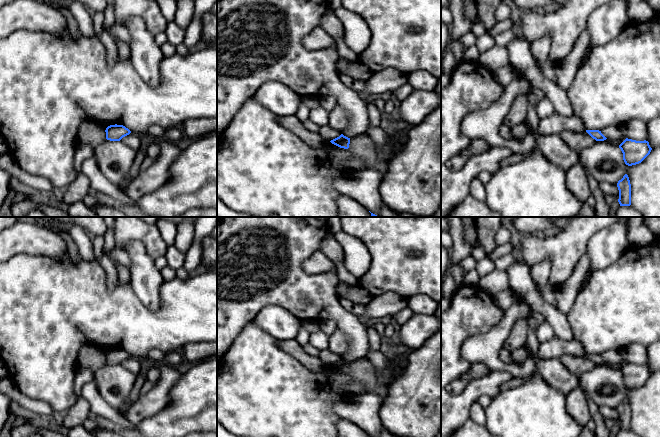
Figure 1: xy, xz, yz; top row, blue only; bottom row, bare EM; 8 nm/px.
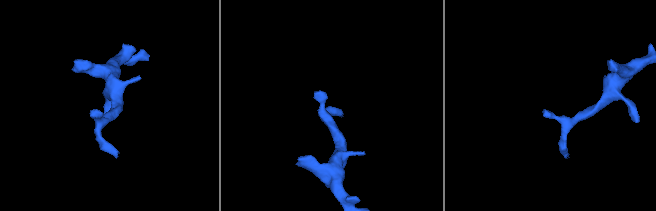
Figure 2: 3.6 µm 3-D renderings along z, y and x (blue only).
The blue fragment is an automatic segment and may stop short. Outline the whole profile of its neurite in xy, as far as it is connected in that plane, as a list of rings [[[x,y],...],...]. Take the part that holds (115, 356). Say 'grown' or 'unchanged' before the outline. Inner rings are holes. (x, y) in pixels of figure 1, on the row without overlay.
unchanged; [[[110,349],[106,352],[106,363],[110,365],[120,365],[123,361],[129,359],[131,355],[123,349]]]

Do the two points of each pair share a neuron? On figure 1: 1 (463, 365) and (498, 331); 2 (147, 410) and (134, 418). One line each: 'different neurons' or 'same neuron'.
1: different neurons
2: same neuron

